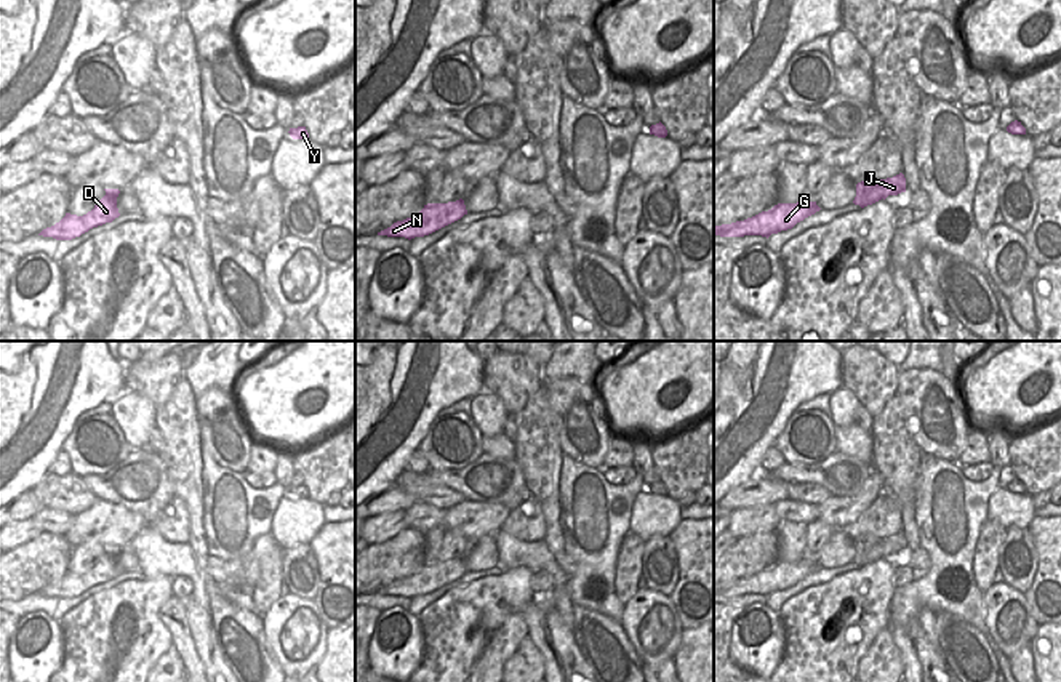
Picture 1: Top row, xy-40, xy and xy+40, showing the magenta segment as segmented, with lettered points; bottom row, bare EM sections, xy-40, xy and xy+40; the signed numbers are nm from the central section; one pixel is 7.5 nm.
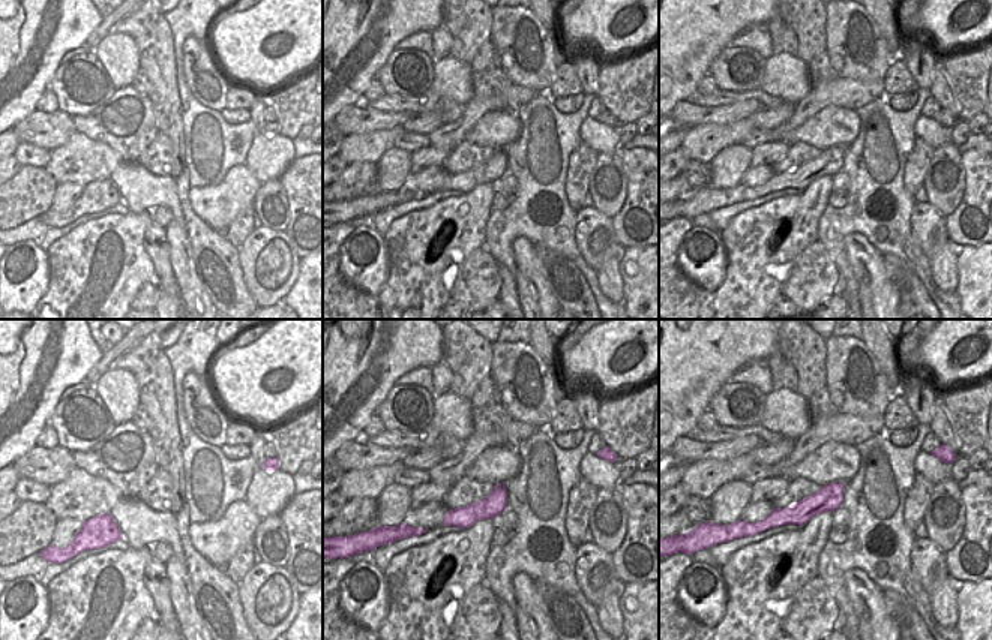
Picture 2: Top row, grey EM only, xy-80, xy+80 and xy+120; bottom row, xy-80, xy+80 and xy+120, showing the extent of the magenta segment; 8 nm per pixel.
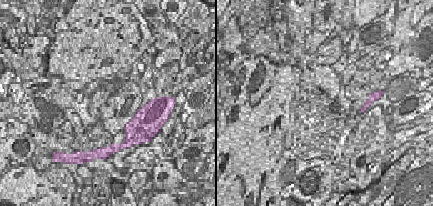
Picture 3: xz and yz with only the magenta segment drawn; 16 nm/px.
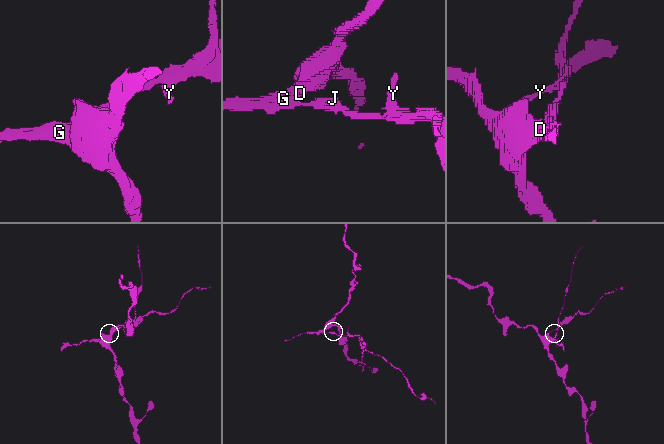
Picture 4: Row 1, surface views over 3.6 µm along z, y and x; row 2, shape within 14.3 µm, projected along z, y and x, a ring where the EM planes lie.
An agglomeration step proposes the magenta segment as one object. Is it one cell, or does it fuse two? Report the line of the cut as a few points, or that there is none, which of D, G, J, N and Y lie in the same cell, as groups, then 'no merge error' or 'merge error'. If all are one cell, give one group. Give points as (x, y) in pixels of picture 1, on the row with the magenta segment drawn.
no cut; D G J N Y; no merge error

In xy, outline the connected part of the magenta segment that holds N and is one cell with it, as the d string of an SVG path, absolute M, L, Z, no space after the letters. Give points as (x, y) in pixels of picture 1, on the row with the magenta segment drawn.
M462 199L448 203L427 203L418 215L394 223L390 227L378 232L378 235L405 237L411 240L429 235L461 219L464 215L467 215L467 210Z

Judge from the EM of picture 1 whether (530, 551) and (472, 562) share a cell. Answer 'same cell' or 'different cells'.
different cells

